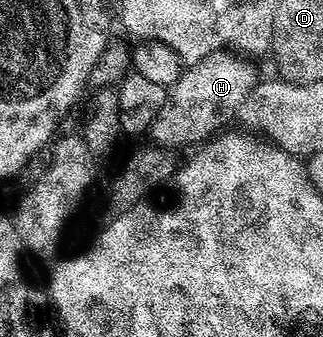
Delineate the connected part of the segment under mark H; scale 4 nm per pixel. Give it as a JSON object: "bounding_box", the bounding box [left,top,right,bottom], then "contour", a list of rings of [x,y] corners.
{"bounding_box":[149,50,257,150],"contour":[[[220,50],[184,67],[177,82],[168,91],[165,106],[161,106],[161,114],[157,114],[151,123],[149,136],[155,139],[152,141],[164,150],[190,149],[222,133],[227,126],[223,124],[236,119],[239,107],[257,83],[254,66],[242,58],[247,59],[234,51]]]}

